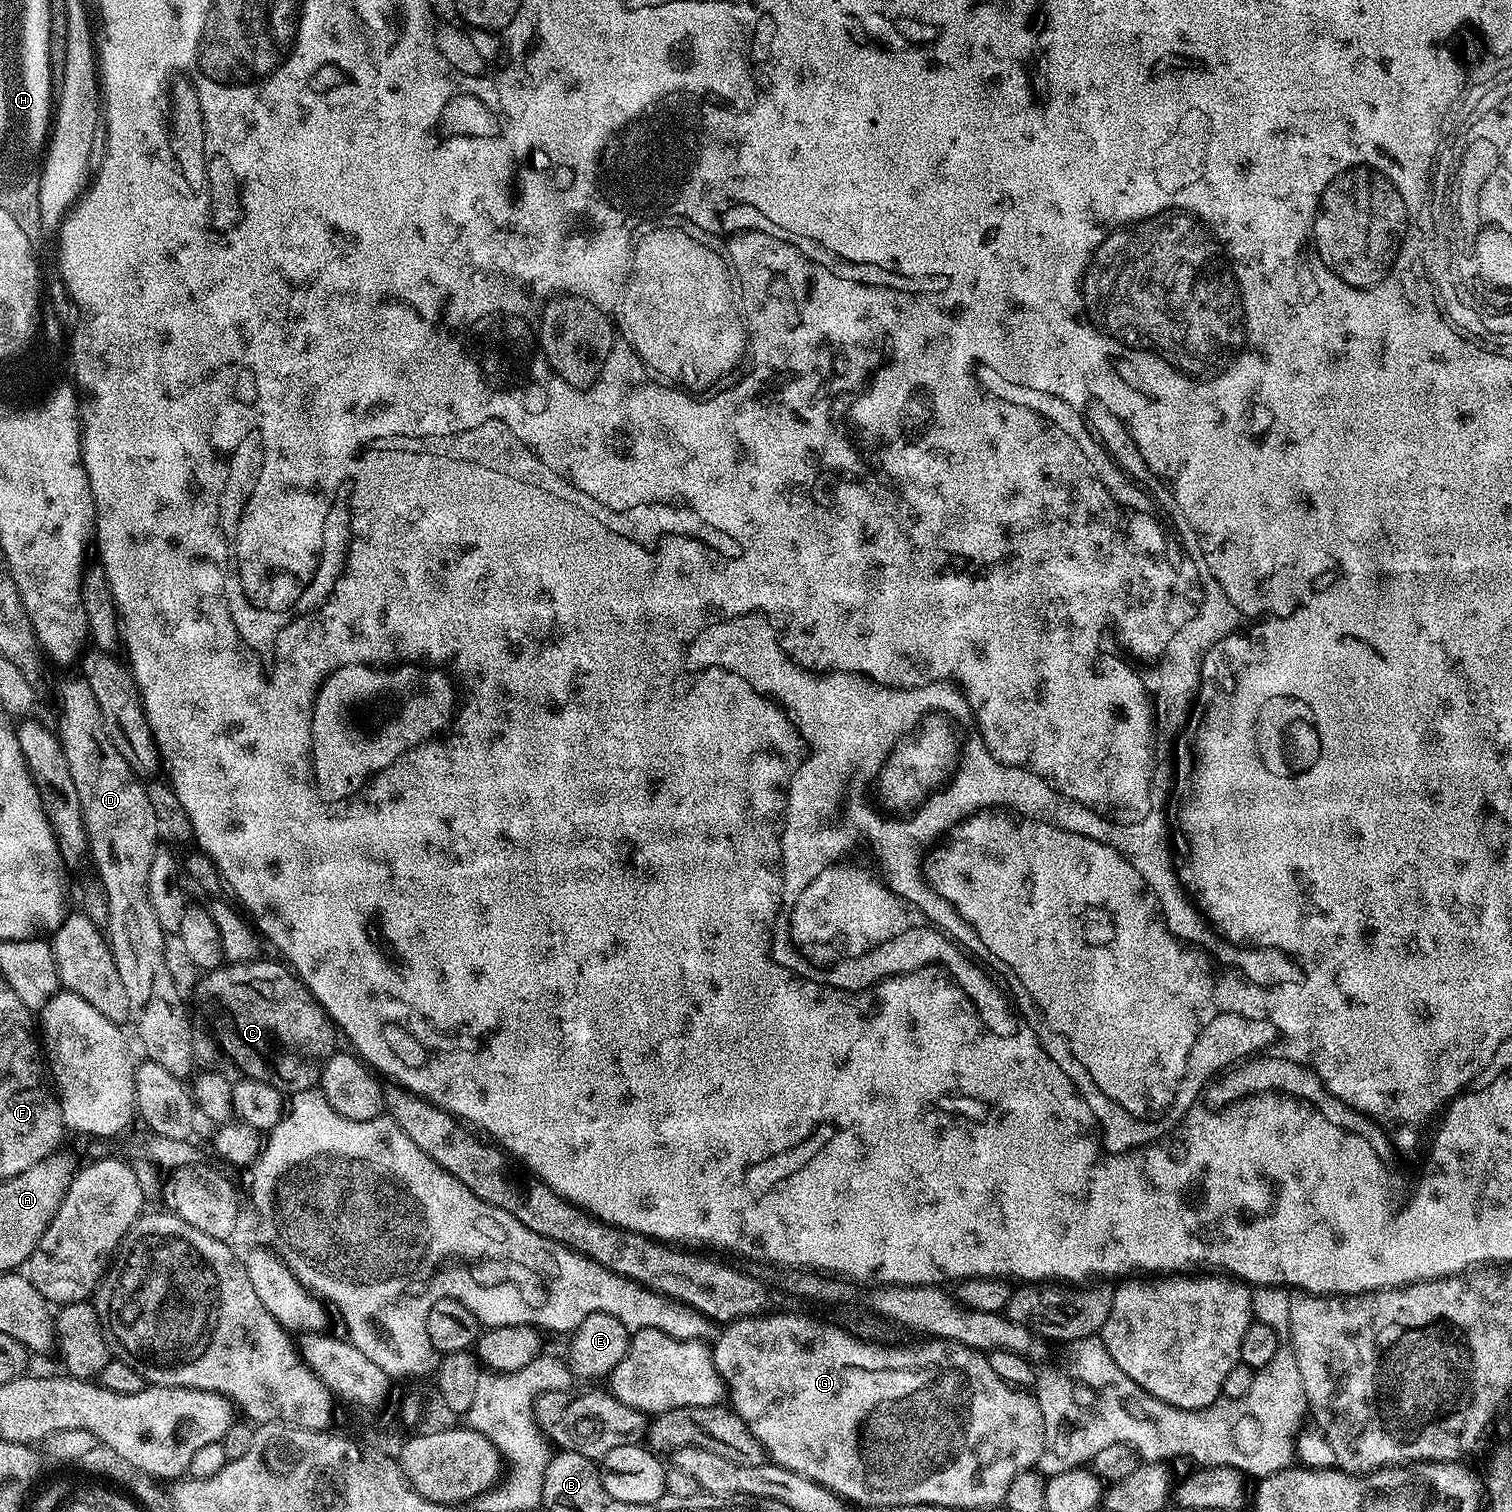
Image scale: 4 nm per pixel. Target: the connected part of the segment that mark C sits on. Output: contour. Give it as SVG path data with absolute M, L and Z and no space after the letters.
M257 958L250 961L249 964L229 964L225 963L223 966L215 968L213 972L203 973L199 978L200 981L196 984L196 989L193 990L192 996L196 999L196 1008L194 1004L194 1012L201 1016L202 1019L208 1023L208 1028L212 1031L214 1039L220 1043L220 1048L241 1068L243 1075L249 1080L257 1080L258 1082L266 1082L270 1086L274 1086L277 1090L285 1094L294 1092L301 1092L307 1088L317 1087L320 1083L320 1075L326 1066L326 1062L338 1050L338 1029L326 1013L324 1008L319 1004L310 994L310 990L297 978L295 972L291 968L285 966L283 963L277 962L275 964L272 960L264 960L265 958Z

